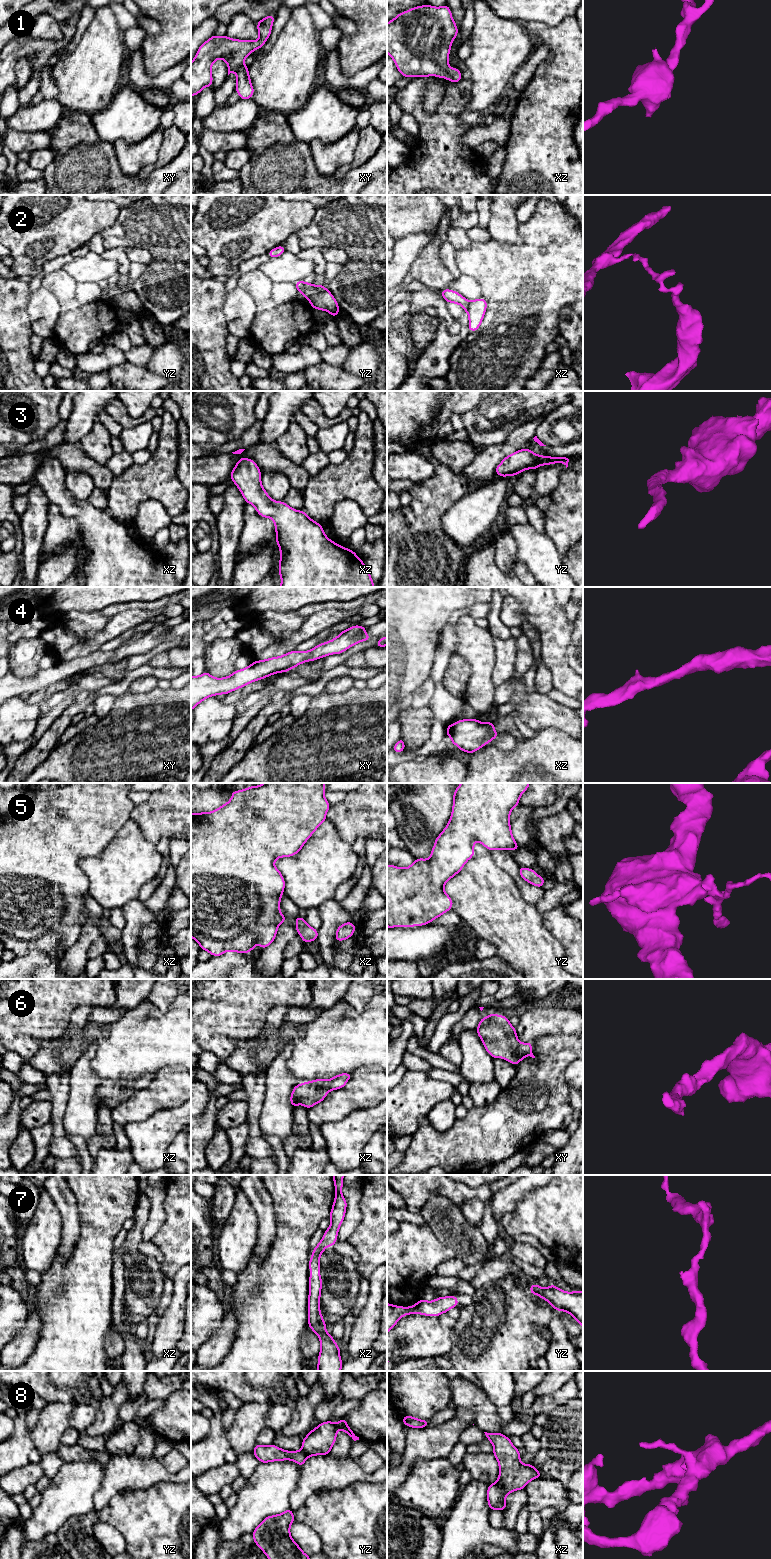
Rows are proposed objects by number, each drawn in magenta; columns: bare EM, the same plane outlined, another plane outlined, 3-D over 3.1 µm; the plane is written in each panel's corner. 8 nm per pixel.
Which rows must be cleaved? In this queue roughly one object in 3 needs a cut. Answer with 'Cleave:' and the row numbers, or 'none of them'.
Cleave: 2

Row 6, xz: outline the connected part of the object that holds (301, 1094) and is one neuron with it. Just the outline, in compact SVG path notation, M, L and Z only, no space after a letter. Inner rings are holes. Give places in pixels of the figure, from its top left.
M342 1073L329 1080L316 1079L300 1083L293 1088L290 1103L294 1108L301 1104L310 1109L323 1101L331 1090L343 1088L351 1076L351 1073Z

